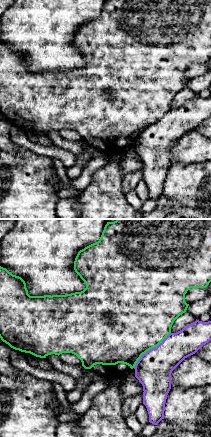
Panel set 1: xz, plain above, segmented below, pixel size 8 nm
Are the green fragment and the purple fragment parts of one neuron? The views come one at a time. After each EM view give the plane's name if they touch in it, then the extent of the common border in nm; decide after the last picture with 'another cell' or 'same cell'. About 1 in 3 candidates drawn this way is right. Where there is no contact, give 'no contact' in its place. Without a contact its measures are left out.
meets green in xz; contact 420 nm long

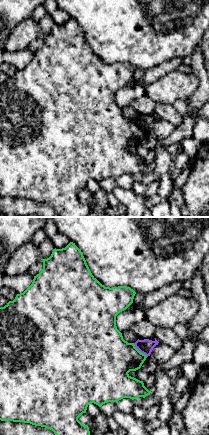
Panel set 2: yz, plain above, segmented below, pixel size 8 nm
meets green in yz; contact 160 nm long

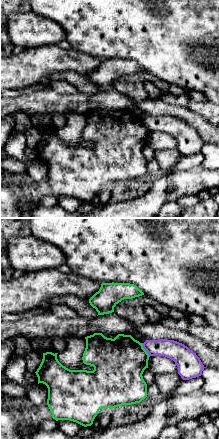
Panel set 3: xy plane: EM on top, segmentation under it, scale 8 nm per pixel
meets green in xy; contact 130 nm long

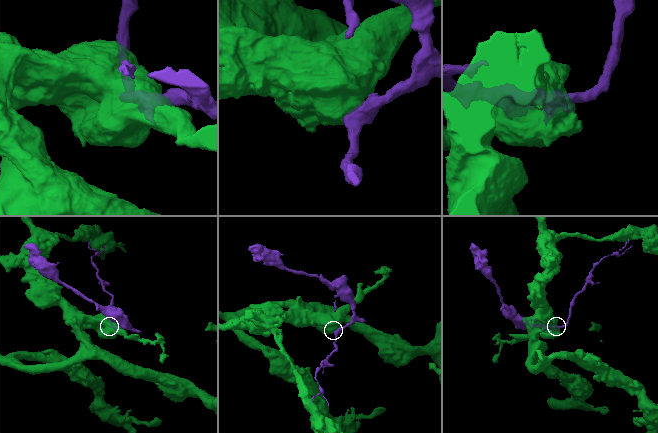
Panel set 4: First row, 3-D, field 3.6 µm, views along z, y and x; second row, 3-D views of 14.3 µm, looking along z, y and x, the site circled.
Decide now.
another cell

